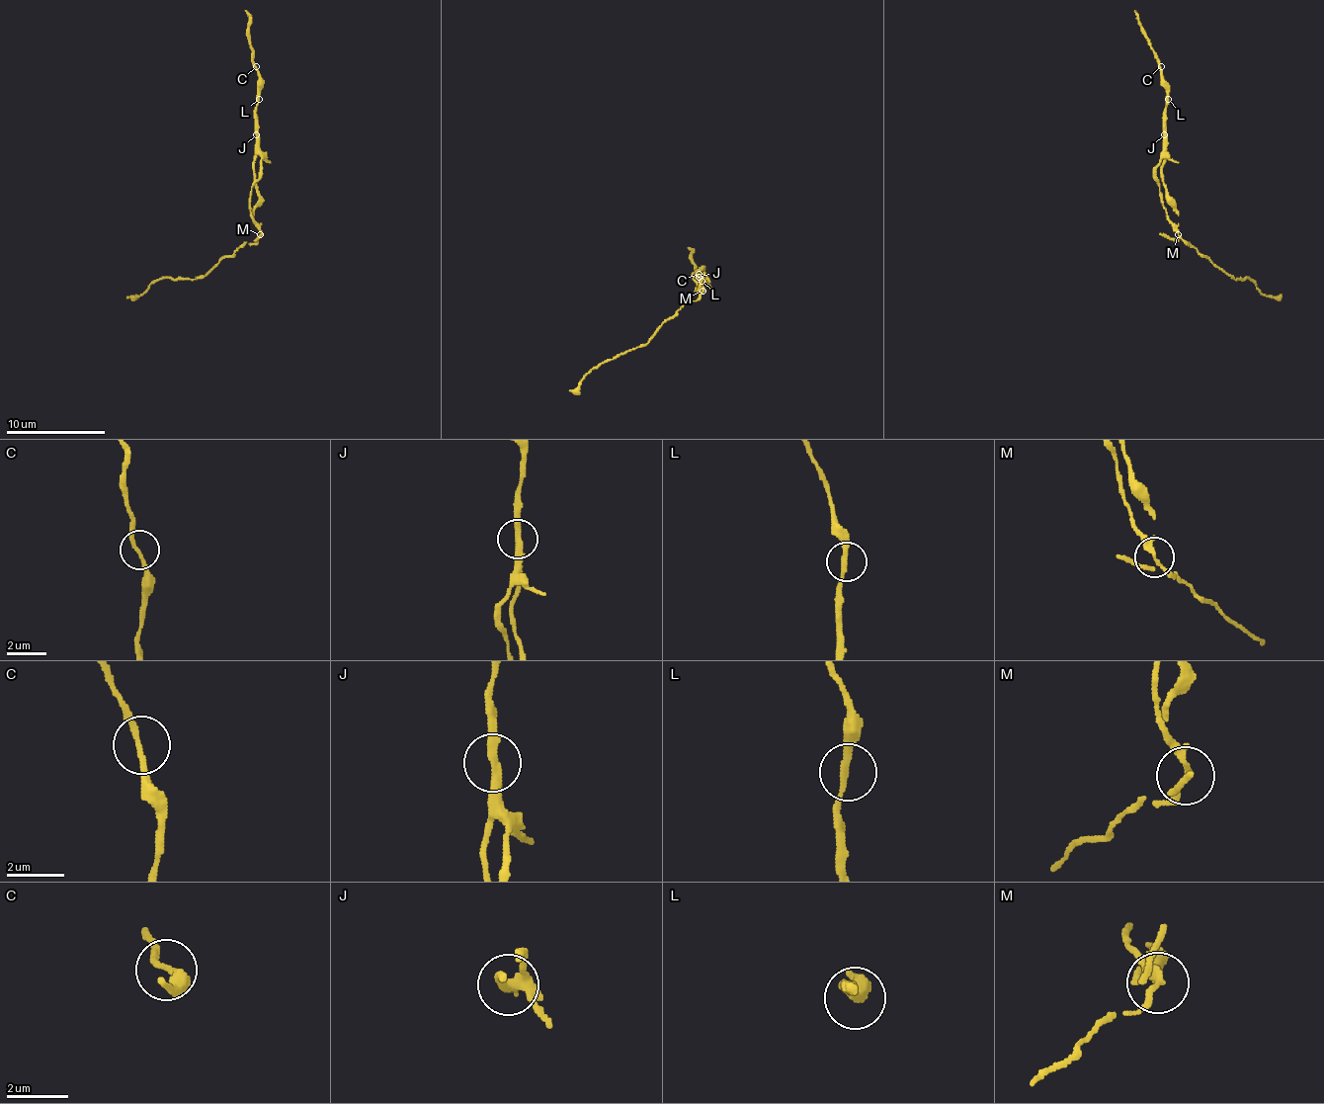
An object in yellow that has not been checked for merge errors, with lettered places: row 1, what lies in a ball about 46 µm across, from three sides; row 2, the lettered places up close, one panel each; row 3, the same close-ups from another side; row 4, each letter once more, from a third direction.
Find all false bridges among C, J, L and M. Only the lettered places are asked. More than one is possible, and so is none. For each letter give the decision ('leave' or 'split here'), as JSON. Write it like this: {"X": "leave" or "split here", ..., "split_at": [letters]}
{"C": "leave", "J": "split here", "L": "leave", "M": "split here", "split_at": ["J", "M"]}

